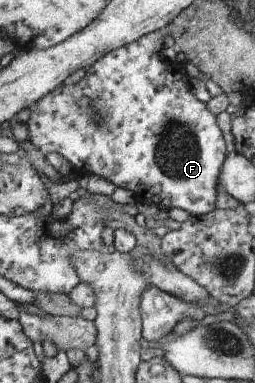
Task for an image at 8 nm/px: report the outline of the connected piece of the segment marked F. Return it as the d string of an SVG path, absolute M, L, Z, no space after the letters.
M161 31L152 32L151 34L145 35L140 41L135 41L133 44L105 55L103 59L97 61L96 65L88 69L83 80L75 85L63 85L61 89L55 93L52 92L42 101L39 101L32 109L34 113L28 124L30 131L30 137L28 139L42 156L56 152L71 163L75 173L79 175L94 174L108 180L117 188L131 190L134 192L137 201L155 204L163 212L180 208L181 210L187 211L190 216L205 216L206 214L212 213L219 206L221 196L217 193L218 181L220 180L221 169L224 168L224 162L228 157L227 147L225 147L225 137L223 137L223 131L219 127L217 114L209 110L205 102L199 101L191 93L191 78L186 73L185 65L178 61L171 63L161 57L161 49L165 48L163 45L163 36Z

